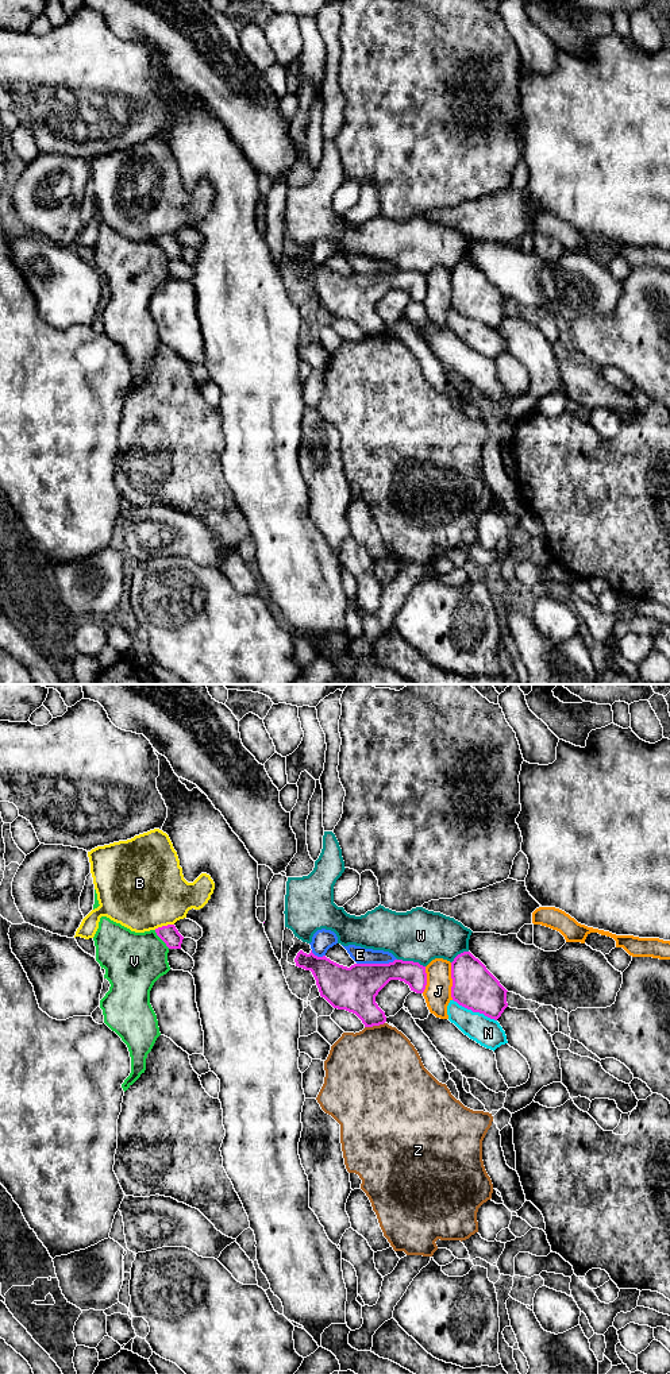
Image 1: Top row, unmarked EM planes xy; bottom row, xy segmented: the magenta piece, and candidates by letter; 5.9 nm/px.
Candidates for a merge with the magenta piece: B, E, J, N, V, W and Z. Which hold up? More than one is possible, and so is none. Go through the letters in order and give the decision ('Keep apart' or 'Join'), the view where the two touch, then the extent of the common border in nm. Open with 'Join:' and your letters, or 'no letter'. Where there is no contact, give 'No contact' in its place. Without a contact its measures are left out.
Join: no letter
B: Keep apart. Touches magenta in xy. Shared border 120 nm
E: Keep apart. Touches magenta in xy. Shared border 240 nm
J: Keep apart. Touches magenta in xy. Shared border 220 nm
N: Keep apart. Touches magenta in xy. Shared border 300 nm
V: Keep apart. Touches magenta in xy. Shared border 140 nm
W: Keep apart. Touches magenta in xy. Shared border 180 nm
Z: Keep apart. Touches magenta in xy. Shared border 120 nm

